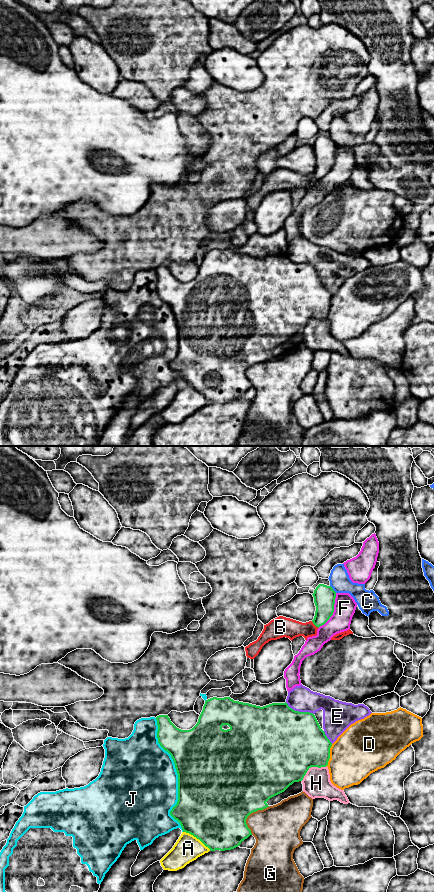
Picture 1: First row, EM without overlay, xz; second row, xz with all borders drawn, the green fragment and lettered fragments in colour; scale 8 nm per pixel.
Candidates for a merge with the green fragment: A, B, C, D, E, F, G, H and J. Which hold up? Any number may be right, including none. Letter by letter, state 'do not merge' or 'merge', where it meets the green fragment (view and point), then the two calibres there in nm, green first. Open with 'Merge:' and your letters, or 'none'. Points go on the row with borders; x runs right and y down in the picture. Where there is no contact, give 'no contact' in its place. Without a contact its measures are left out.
Merge: none
A: do not merge | xz (197, 838) | 500/220 nm
B: do not merge | xz (315, 625) | 180/160 nm
C: do not merge | xz (332, 589) | 180/160 nm
D: do not merge | xz (329, 755) | 400/400 nm
E: do not merge | xz (298, 711) | 500/200 nm
F: do not merge | xz (333, 611) | 180/180 nm
G: do not merge | xz (249, 814) | 500/380 nm
H: do not merge | xz (312, 766) | 500/220 nm
J: do not merge | xz (178, 775) | 500/480 nm

